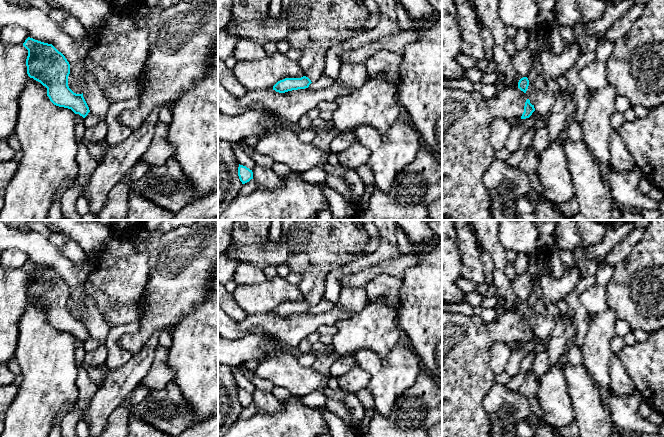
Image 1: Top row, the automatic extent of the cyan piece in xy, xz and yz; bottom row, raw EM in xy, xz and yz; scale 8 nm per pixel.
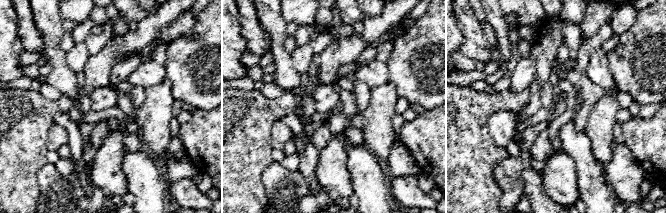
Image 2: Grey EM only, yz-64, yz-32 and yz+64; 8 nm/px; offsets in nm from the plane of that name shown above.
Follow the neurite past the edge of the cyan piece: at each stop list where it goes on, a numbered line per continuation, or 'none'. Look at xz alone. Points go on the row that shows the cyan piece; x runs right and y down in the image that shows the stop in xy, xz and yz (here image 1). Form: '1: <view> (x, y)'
1: xz (314, 26)

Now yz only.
1: yz (467, 152)

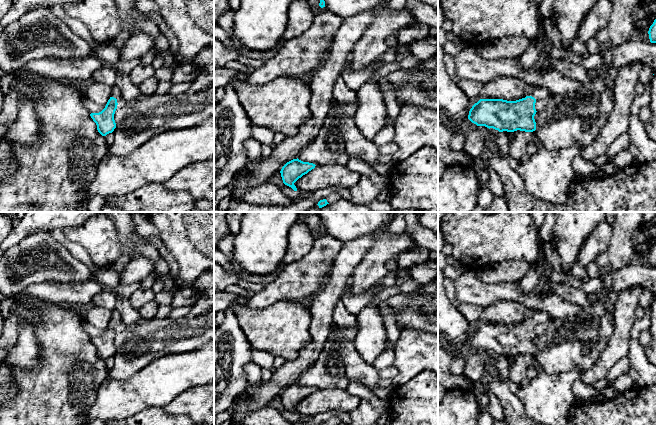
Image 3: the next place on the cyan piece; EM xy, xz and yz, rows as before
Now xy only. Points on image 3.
1: xy (116, 93)

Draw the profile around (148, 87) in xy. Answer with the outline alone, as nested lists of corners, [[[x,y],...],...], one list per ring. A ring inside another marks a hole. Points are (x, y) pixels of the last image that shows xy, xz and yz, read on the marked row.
[[[152,76],[150,78],[147,78],[145,81],[143,81],[139,86],[139,91],[142,96],[151,96],[156,93],[156,90],[158,88],[159,80]]]

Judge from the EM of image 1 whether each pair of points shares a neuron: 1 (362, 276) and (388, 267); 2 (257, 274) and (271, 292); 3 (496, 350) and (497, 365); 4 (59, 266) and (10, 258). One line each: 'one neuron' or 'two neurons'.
1: one neuron
2: two neurons
3: one neuron
4: two neurons

